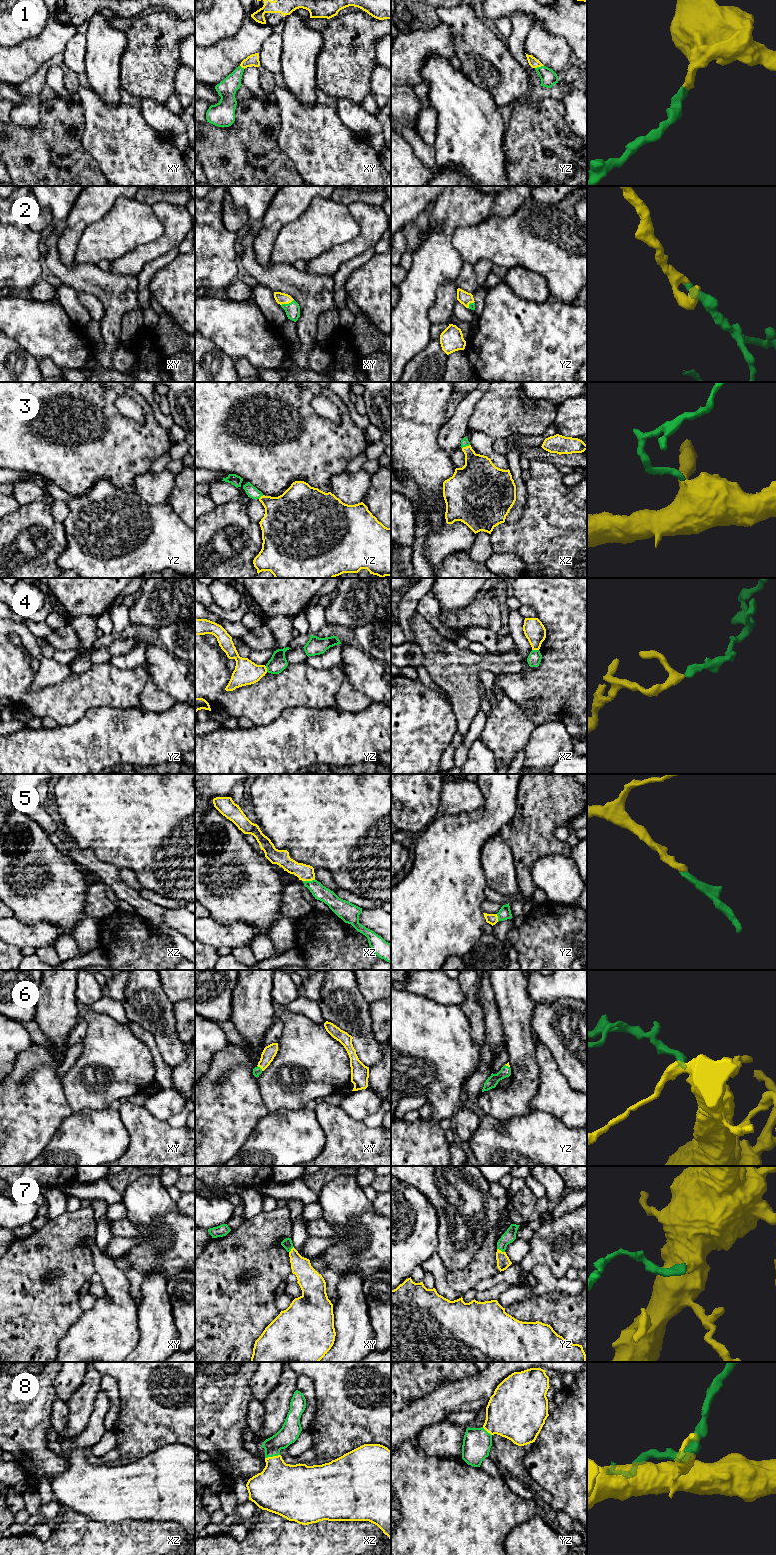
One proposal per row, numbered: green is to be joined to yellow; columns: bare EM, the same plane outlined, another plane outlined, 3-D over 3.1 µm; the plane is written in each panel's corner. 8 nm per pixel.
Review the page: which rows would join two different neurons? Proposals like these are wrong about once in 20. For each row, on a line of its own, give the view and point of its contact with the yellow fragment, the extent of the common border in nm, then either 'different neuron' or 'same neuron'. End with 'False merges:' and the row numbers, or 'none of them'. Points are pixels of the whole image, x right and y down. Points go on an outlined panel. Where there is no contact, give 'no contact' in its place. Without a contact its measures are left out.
1: meets yellow in yz at (539, 66); contact 80 nm long; same neuron
2: meets yellow in xy at (287, 303); contact 120 nm long; same neuron
3: meets yellow in xz at (466, 446); contact 70 nm long; same neuron
4: meets yellow in xz at (535, 649); contact 60 nm long; different neuron
5: meets yellow in xz at (308, 880); contact 100 nm long; same neuron
6: meets yellow in xy at (260, 1067); contact 60 nm long; same neuron
7: meets yellow in yz at (500, 1250); contact 70 nm long; same neuron
8: meets yellow in xz at (273, 1456); contact 120 nm long; same neuron
False merges: 4

